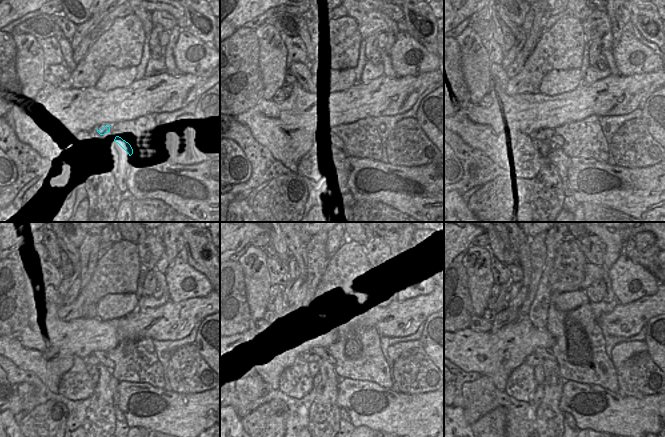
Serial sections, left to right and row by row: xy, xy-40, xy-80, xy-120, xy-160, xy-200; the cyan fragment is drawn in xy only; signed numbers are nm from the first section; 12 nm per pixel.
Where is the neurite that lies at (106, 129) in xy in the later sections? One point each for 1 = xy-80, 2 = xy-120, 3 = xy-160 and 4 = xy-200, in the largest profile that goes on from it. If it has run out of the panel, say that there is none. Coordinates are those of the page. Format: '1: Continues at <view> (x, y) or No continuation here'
1: Continues at xy-80 (557, 140)
2: Continues at xy-120 (102, 356)
3: Continues at xy-160 (324, 354)
4: Continues at xy-200 (546, 353).

